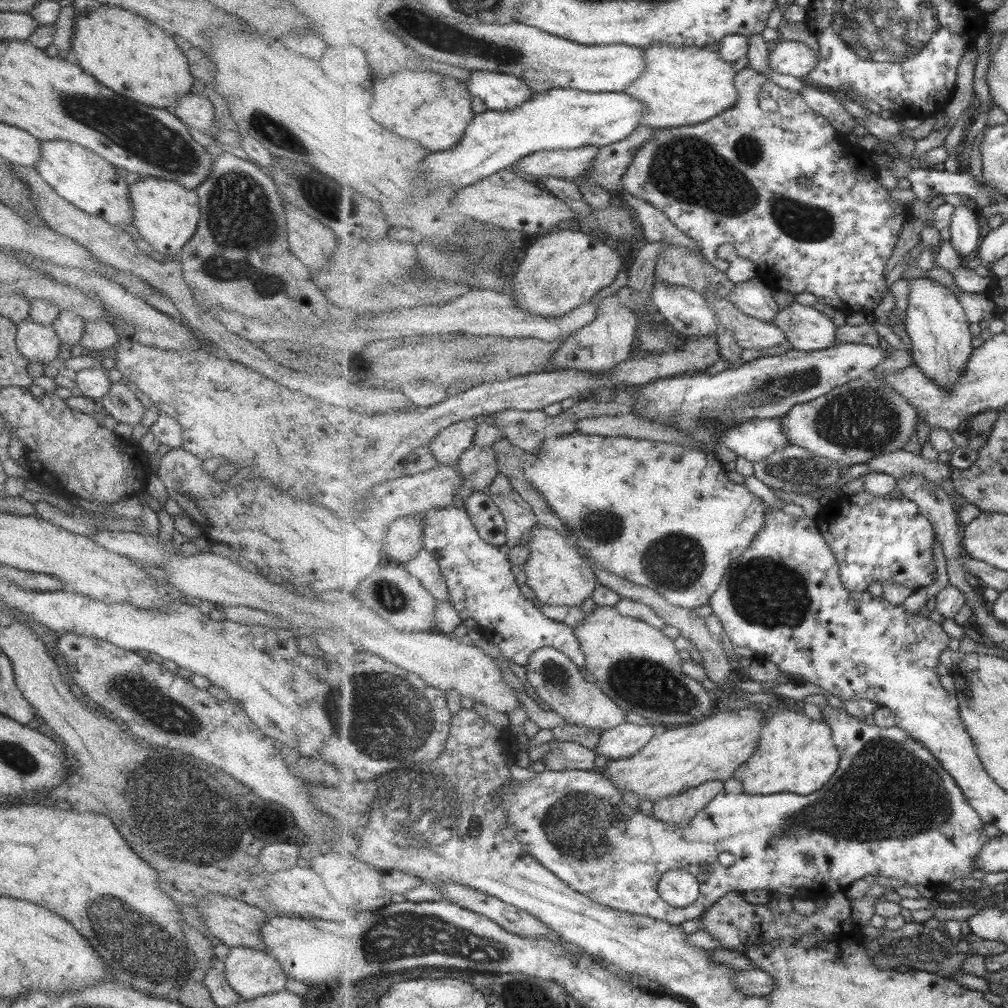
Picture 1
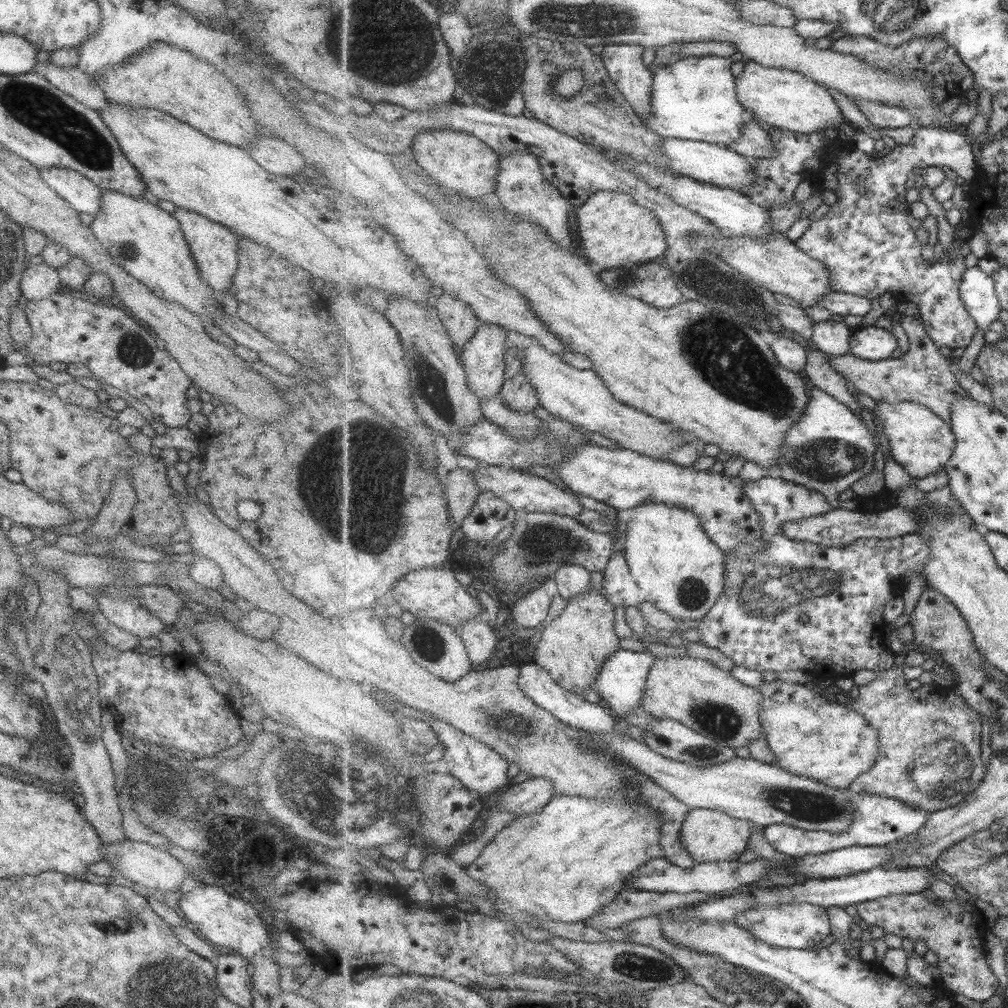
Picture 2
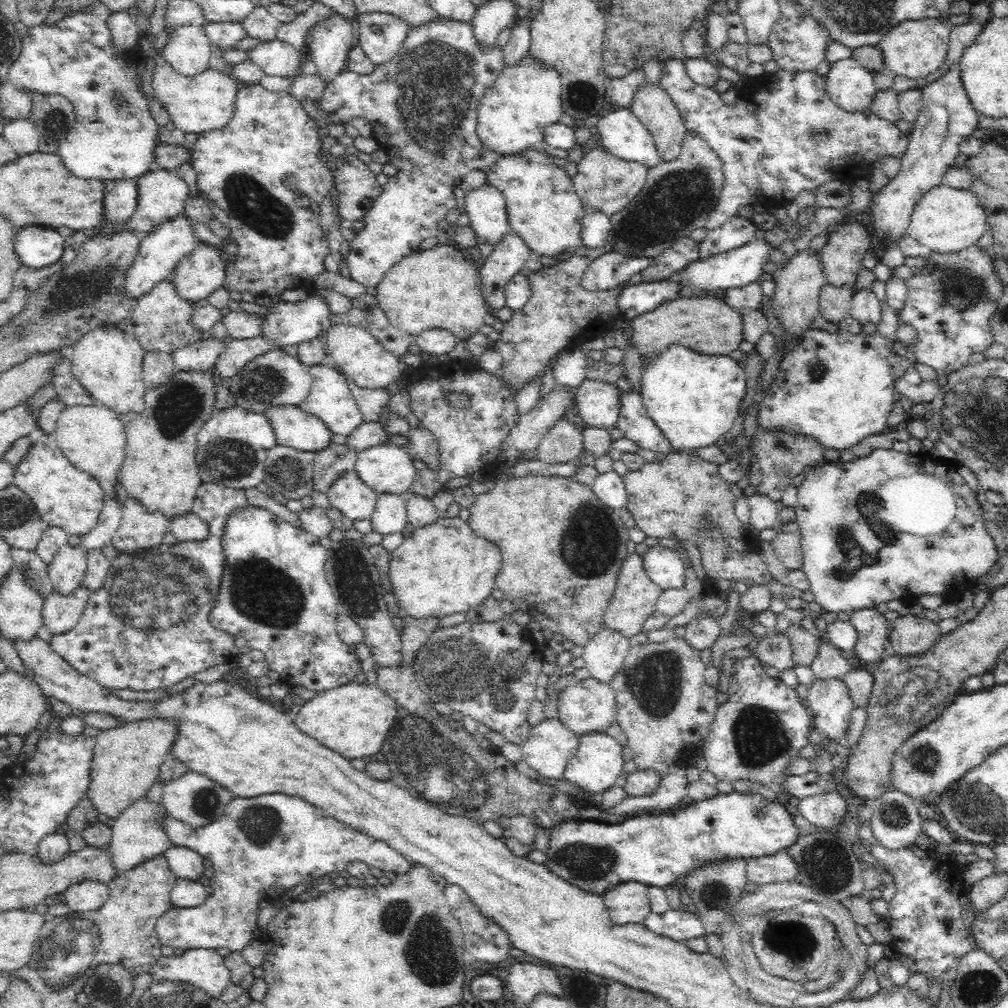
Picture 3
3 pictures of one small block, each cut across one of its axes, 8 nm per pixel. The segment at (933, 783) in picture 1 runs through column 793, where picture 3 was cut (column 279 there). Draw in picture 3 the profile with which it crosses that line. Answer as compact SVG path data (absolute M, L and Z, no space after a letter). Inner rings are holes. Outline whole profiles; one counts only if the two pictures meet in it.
M264 794L258 798L234 797L226 805L224 814L200 828L192 828L185 822L168 817L163 824L173 846L185 846L211 862L214 878L209 887L209 896L204 905L191 909L172 907L155 924L157 938L164 946L172 946L179 953L190 949L228 948L231 952L241 952L250 941L254 940L259 908L258 901L277 900L298 884L310 884L314 880L327 878L331 872L347 871L347 865L360 860L368 867L379 868L383 872L396 875L407 874L413 864L394 850L387 842L377 841L360 831L352 829L316 805L306 802L301 796L290 794Z

